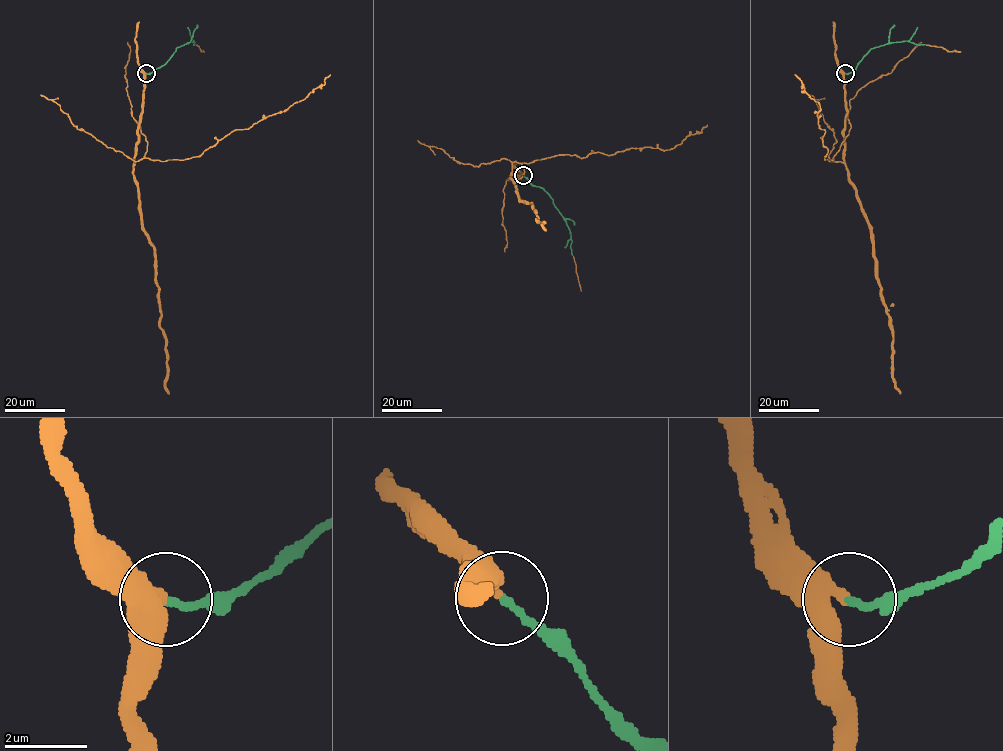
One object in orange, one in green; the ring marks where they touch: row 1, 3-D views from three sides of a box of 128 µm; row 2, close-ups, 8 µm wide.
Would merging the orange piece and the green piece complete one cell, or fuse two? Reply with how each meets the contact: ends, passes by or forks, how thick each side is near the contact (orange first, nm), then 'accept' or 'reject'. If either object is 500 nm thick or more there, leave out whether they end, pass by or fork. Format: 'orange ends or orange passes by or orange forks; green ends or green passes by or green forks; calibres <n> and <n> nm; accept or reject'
orange ends; green ends; calibres 320 and 180 nm; accept

